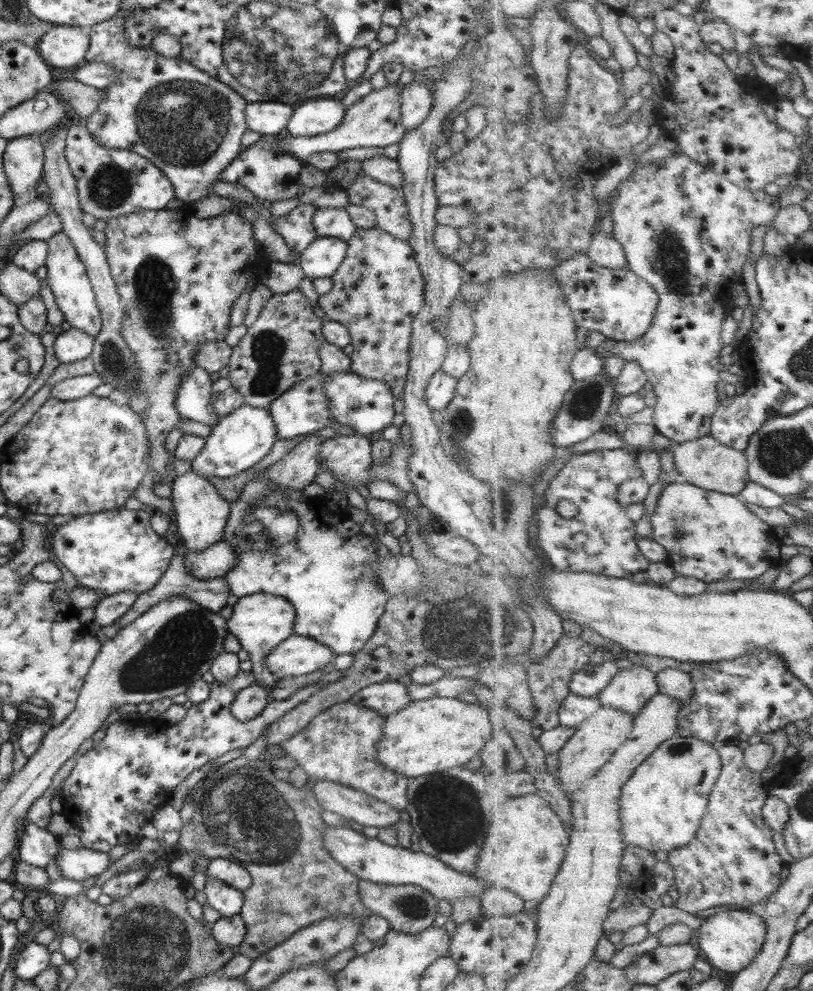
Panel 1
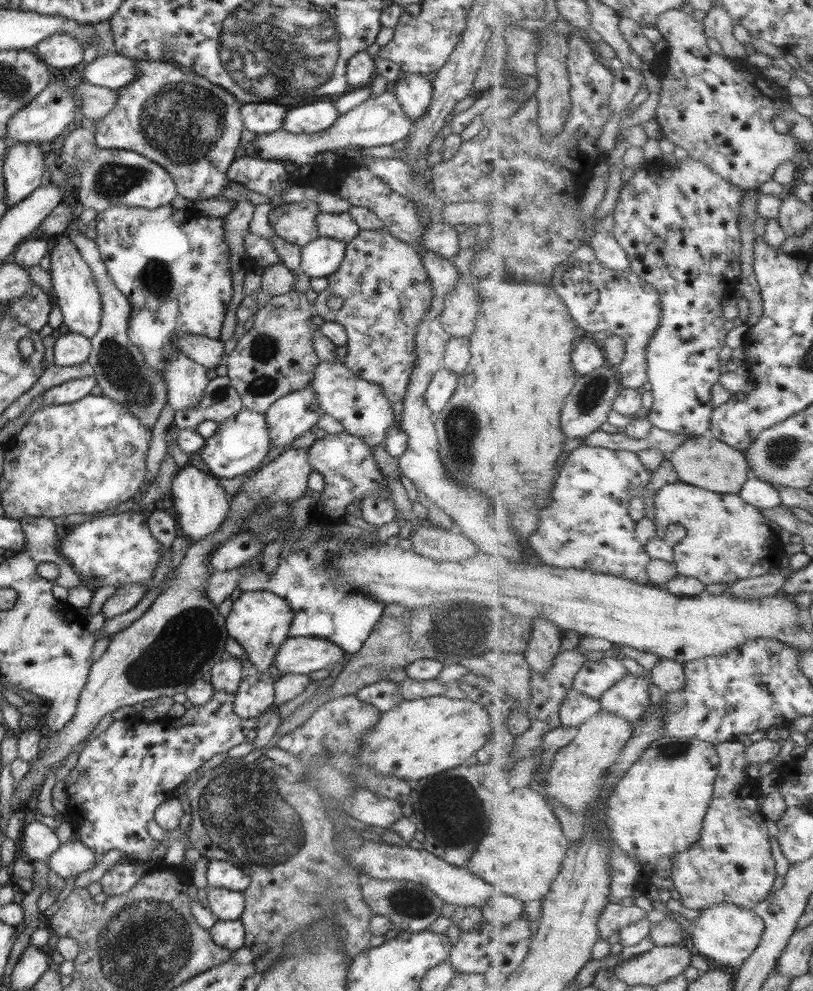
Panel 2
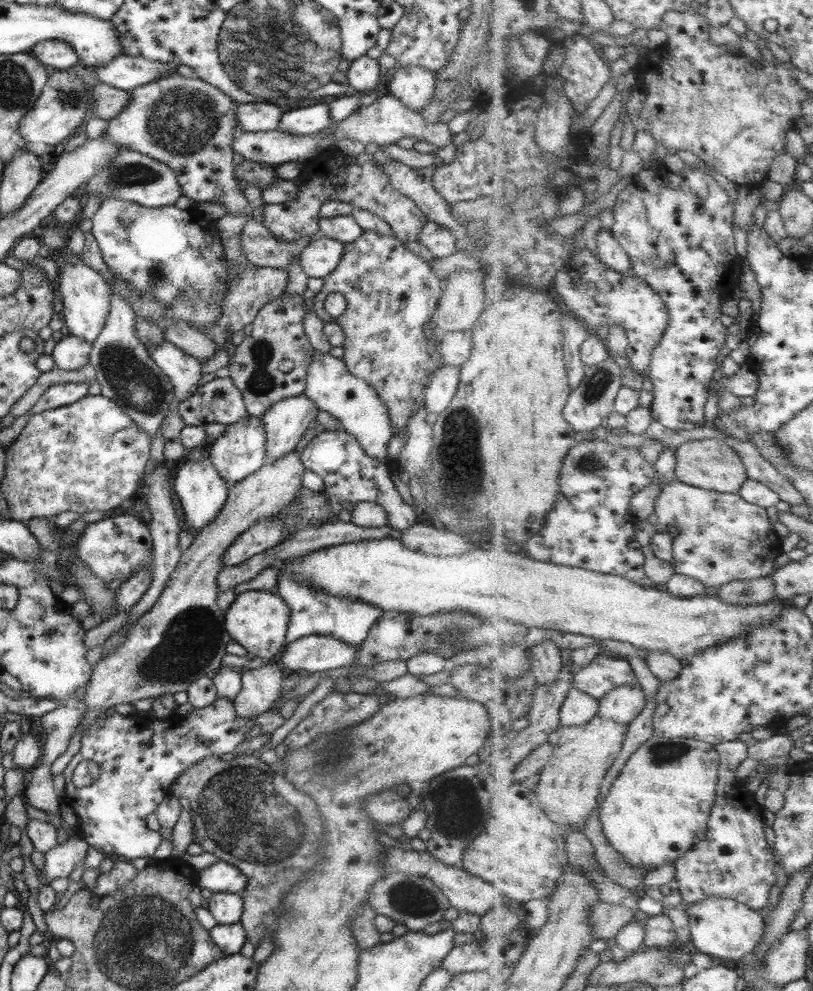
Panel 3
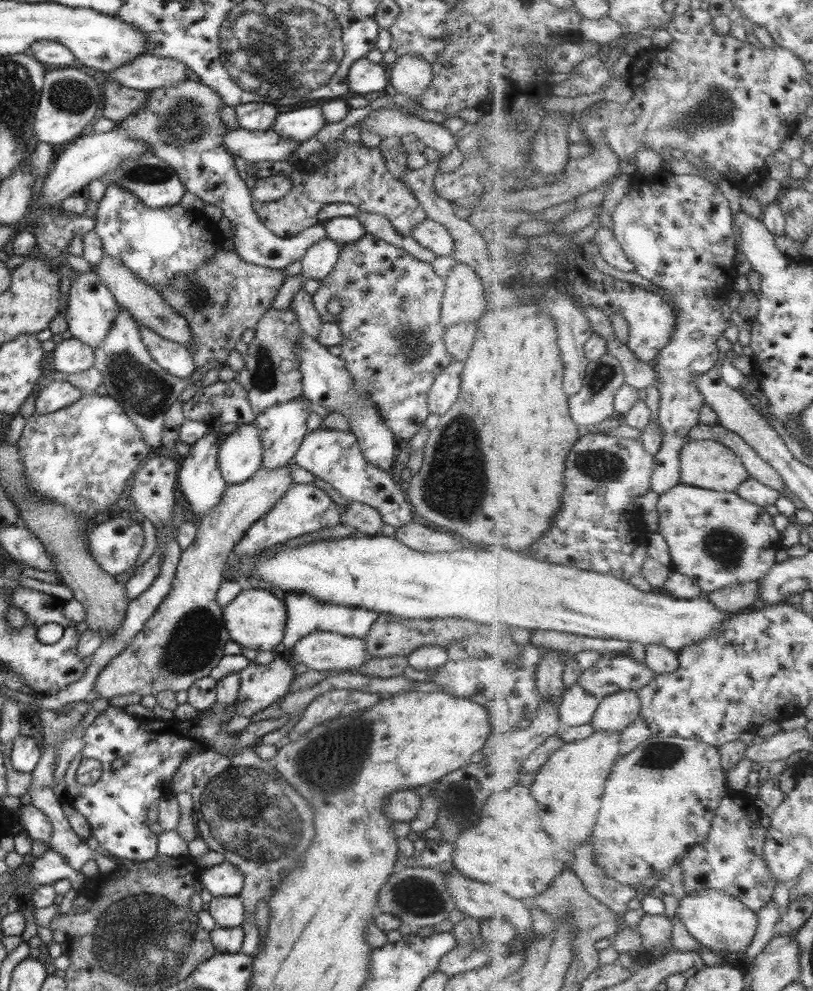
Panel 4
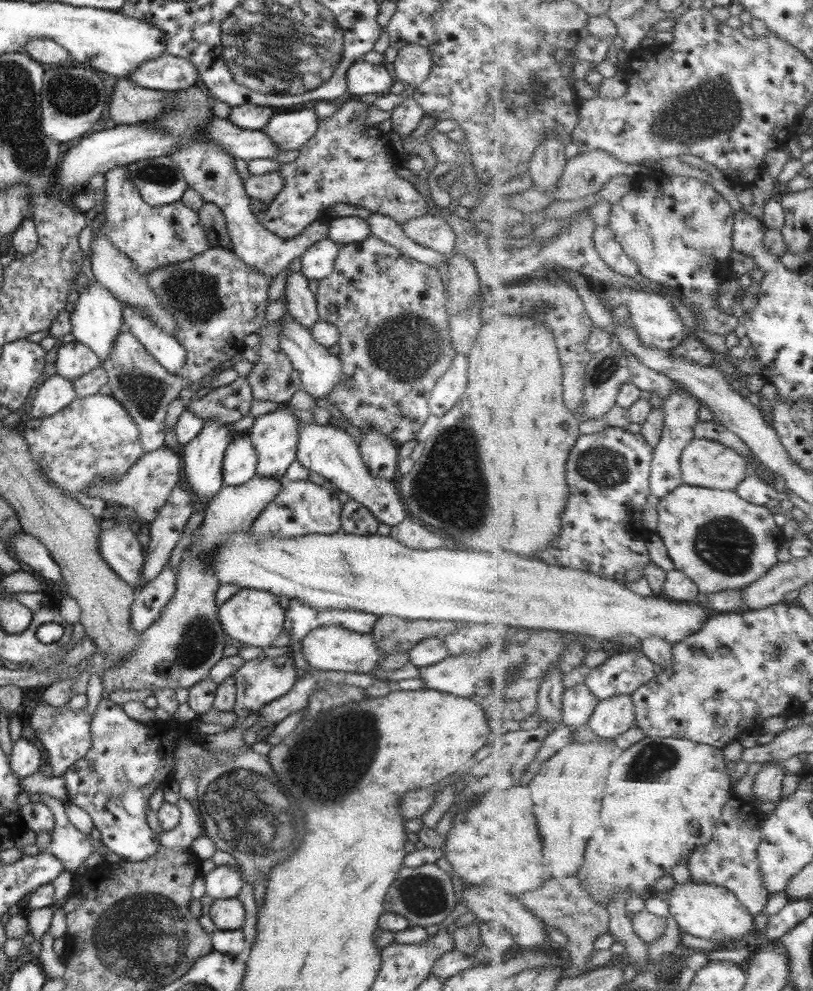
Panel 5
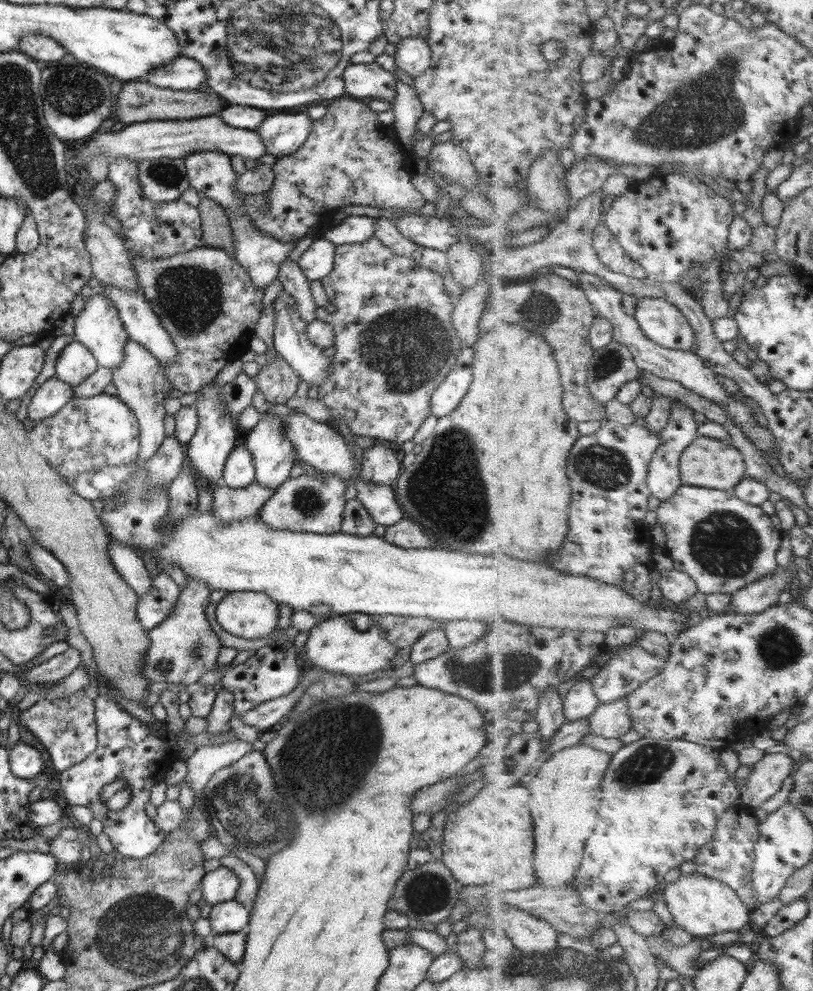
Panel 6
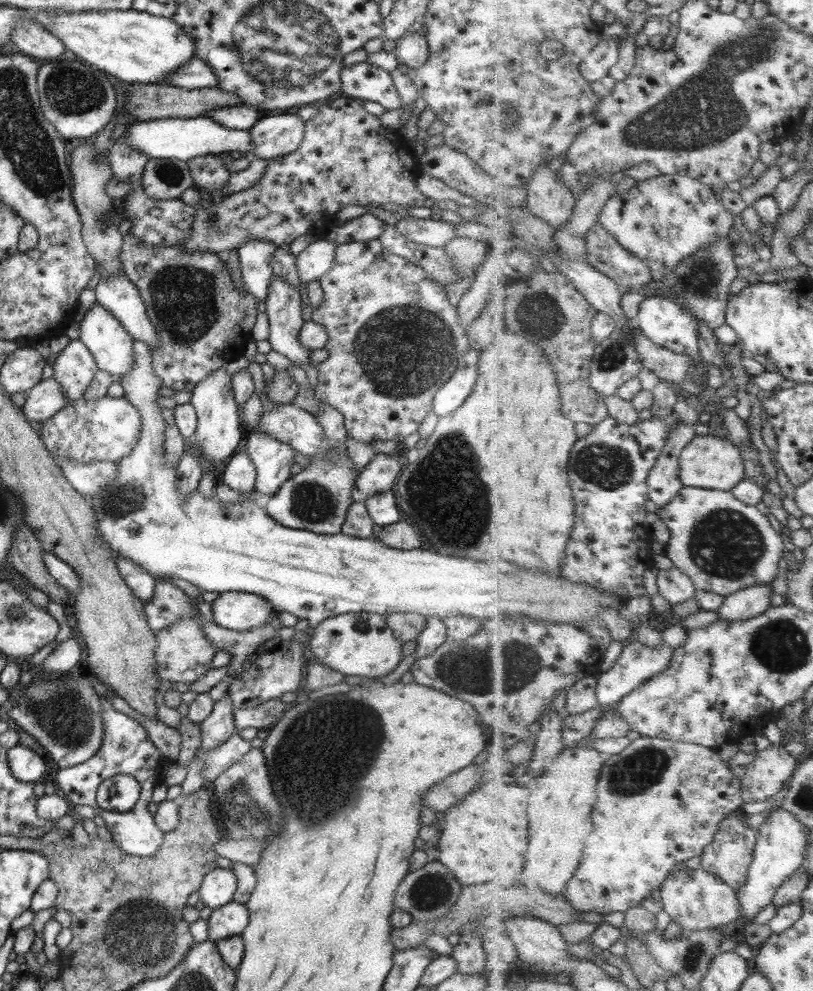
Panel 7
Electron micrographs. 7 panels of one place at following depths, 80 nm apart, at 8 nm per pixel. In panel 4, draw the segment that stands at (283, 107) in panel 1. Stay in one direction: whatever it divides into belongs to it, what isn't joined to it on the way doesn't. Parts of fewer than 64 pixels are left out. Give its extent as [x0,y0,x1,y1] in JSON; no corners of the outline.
[234,103,278,131]

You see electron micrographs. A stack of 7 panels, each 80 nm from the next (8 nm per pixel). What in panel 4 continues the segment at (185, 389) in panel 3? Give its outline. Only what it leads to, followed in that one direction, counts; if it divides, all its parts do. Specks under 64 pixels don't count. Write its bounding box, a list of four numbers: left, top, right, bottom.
[138,324,196,380]

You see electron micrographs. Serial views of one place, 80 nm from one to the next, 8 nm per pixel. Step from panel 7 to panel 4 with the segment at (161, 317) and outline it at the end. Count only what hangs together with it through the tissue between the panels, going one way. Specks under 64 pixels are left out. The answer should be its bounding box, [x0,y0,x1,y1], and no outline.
[154,248,286,369]

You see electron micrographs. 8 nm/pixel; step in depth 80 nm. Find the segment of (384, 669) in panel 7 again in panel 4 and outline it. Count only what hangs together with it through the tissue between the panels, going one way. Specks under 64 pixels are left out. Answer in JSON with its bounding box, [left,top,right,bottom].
[291,632,366,671]

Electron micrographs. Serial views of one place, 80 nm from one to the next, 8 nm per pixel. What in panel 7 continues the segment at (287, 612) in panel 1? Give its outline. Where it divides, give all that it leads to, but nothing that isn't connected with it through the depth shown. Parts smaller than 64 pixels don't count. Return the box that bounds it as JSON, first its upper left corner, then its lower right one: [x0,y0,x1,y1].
[211,591,274,632]

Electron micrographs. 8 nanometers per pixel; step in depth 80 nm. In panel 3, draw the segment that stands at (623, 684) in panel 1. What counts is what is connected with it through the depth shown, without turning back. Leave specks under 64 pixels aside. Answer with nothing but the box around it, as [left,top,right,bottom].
[599,686,647,726]

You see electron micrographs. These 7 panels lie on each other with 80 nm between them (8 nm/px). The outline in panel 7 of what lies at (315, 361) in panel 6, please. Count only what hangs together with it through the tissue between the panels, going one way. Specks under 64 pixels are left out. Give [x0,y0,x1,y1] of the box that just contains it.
[264,276,311,368]

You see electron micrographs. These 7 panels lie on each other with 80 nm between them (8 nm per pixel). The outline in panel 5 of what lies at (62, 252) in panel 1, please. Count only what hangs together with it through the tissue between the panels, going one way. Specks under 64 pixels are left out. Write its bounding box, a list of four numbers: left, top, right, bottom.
[70,280,122,361]

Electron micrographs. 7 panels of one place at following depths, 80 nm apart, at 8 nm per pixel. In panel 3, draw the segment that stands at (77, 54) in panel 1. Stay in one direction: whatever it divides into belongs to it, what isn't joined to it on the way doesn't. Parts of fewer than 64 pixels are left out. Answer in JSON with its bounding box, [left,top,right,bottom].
[29,40,79,71]

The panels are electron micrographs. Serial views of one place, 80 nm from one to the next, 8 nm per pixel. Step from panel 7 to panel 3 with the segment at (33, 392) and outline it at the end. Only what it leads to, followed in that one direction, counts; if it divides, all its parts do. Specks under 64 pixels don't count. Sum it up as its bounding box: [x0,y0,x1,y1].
[29,383,87,414]

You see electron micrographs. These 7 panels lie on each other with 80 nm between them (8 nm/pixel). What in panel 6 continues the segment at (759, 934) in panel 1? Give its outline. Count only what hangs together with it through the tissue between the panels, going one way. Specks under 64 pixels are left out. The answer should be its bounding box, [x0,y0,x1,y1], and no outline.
[662,870,751,938]

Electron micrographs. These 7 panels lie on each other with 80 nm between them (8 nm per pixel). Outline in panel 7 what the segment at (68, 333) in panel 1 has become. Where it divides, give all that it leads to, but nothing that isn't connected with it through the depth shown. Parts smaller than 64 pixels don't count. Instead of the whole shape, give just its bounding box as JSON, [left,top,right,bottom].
[52,340,97,404]

